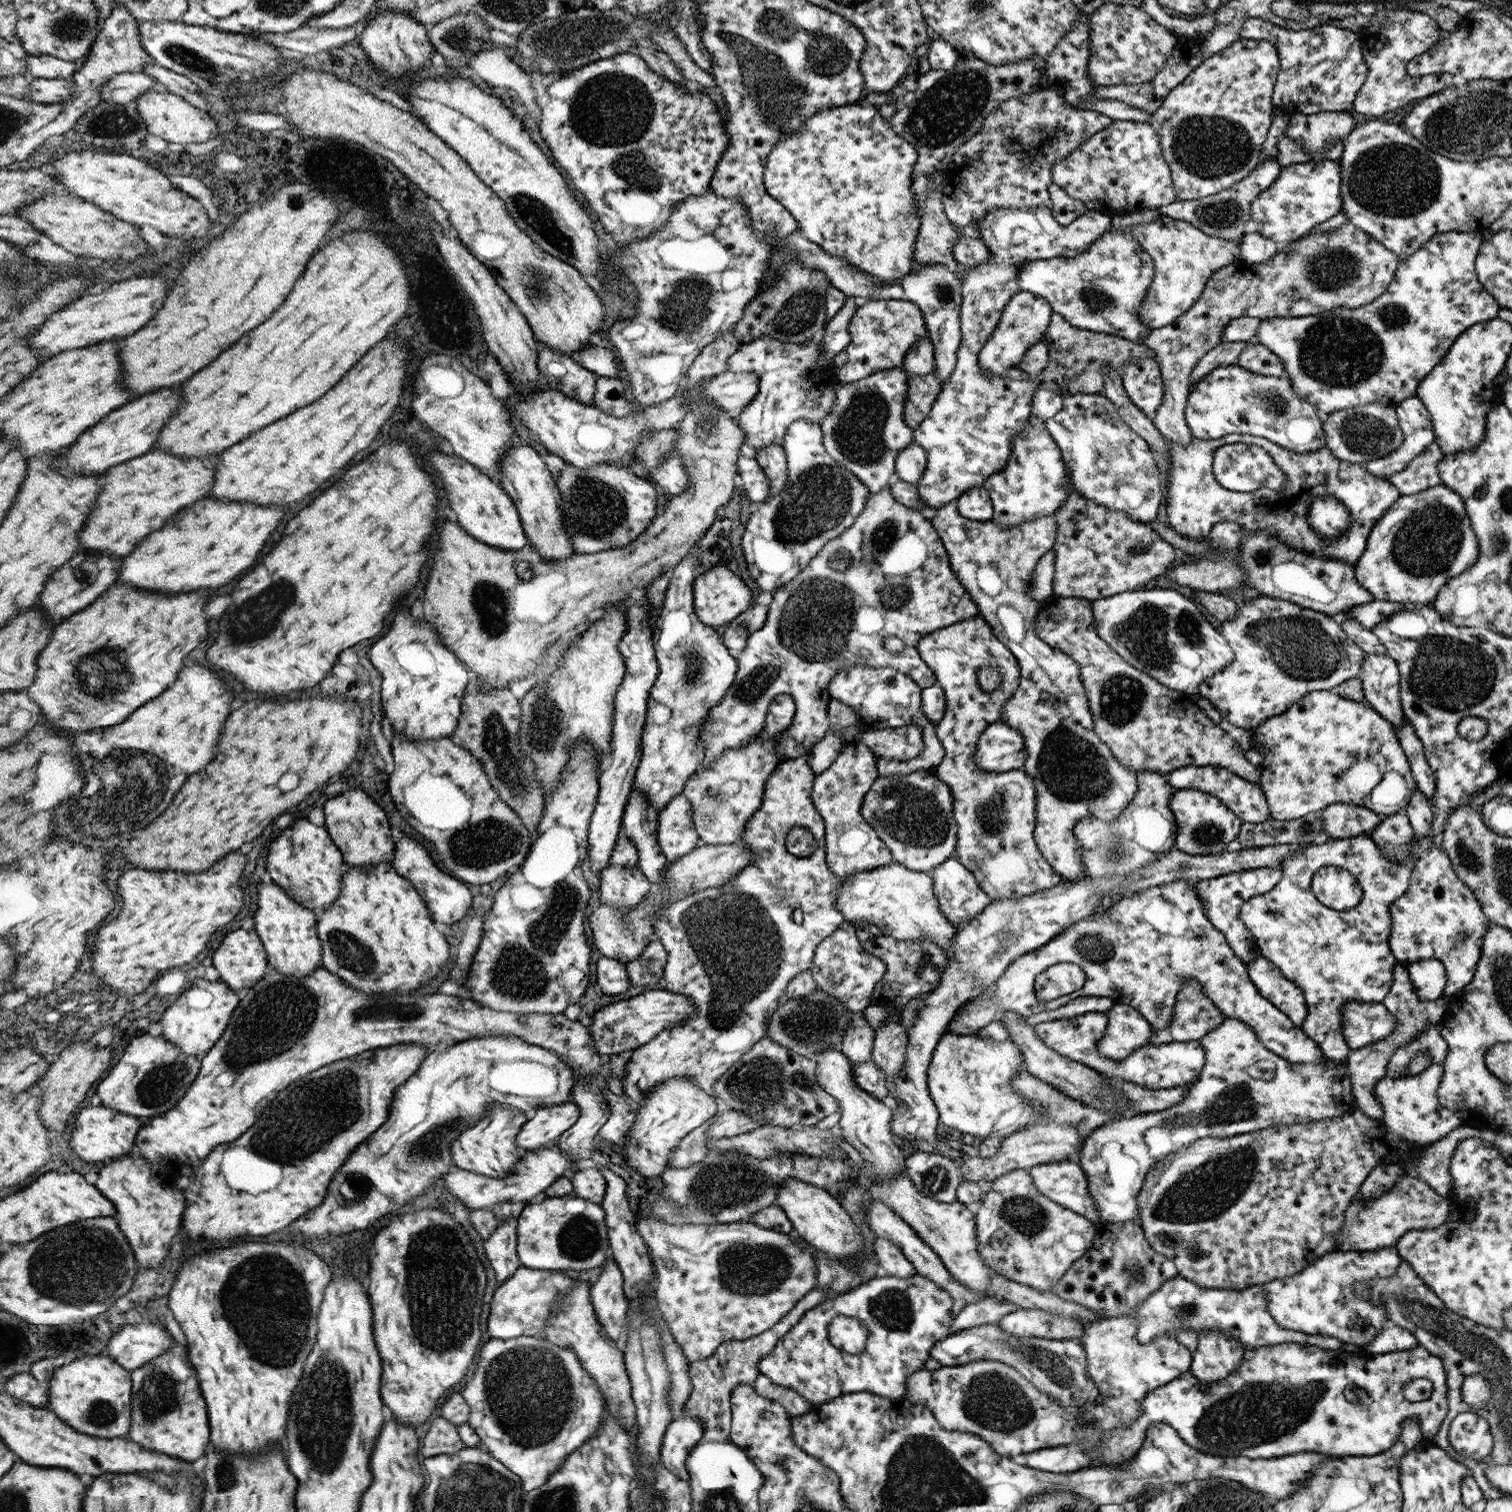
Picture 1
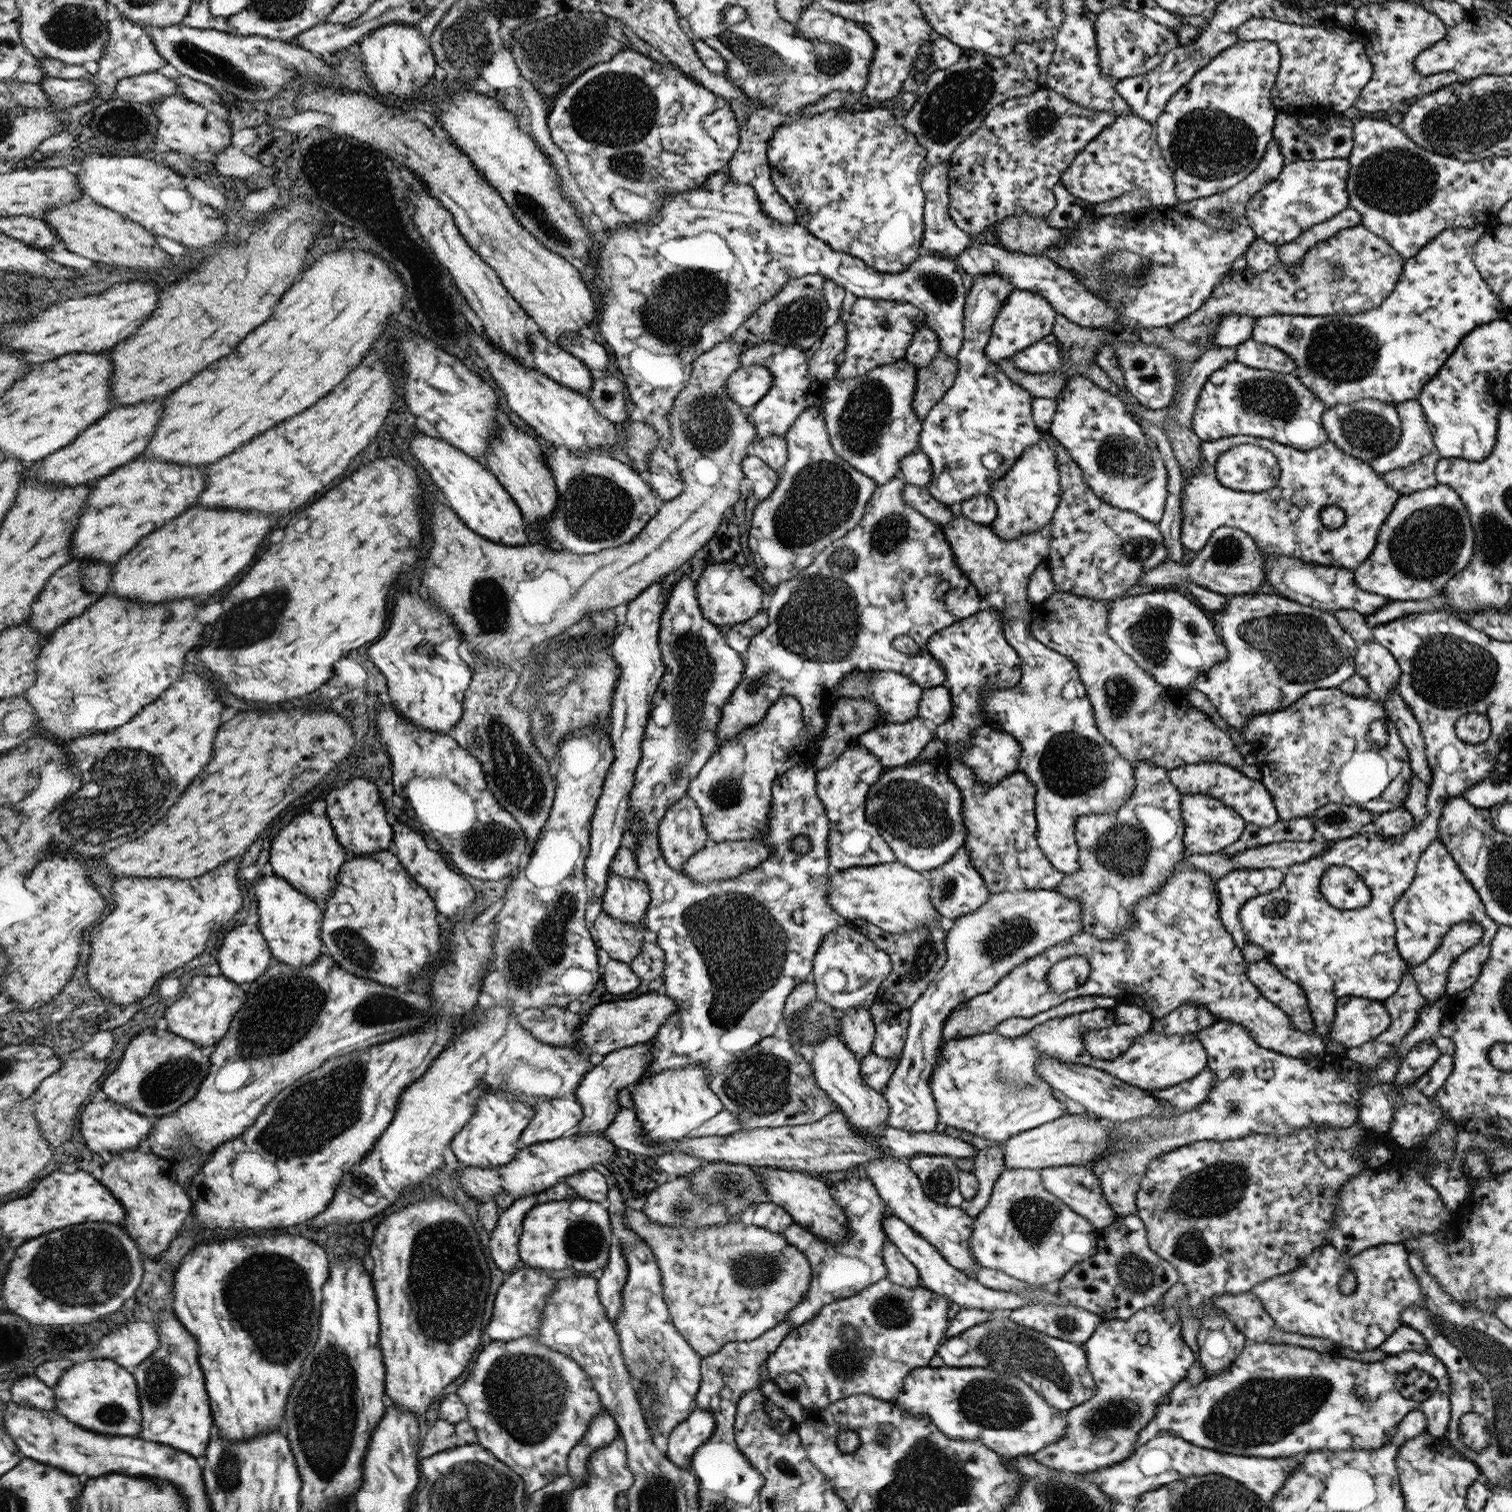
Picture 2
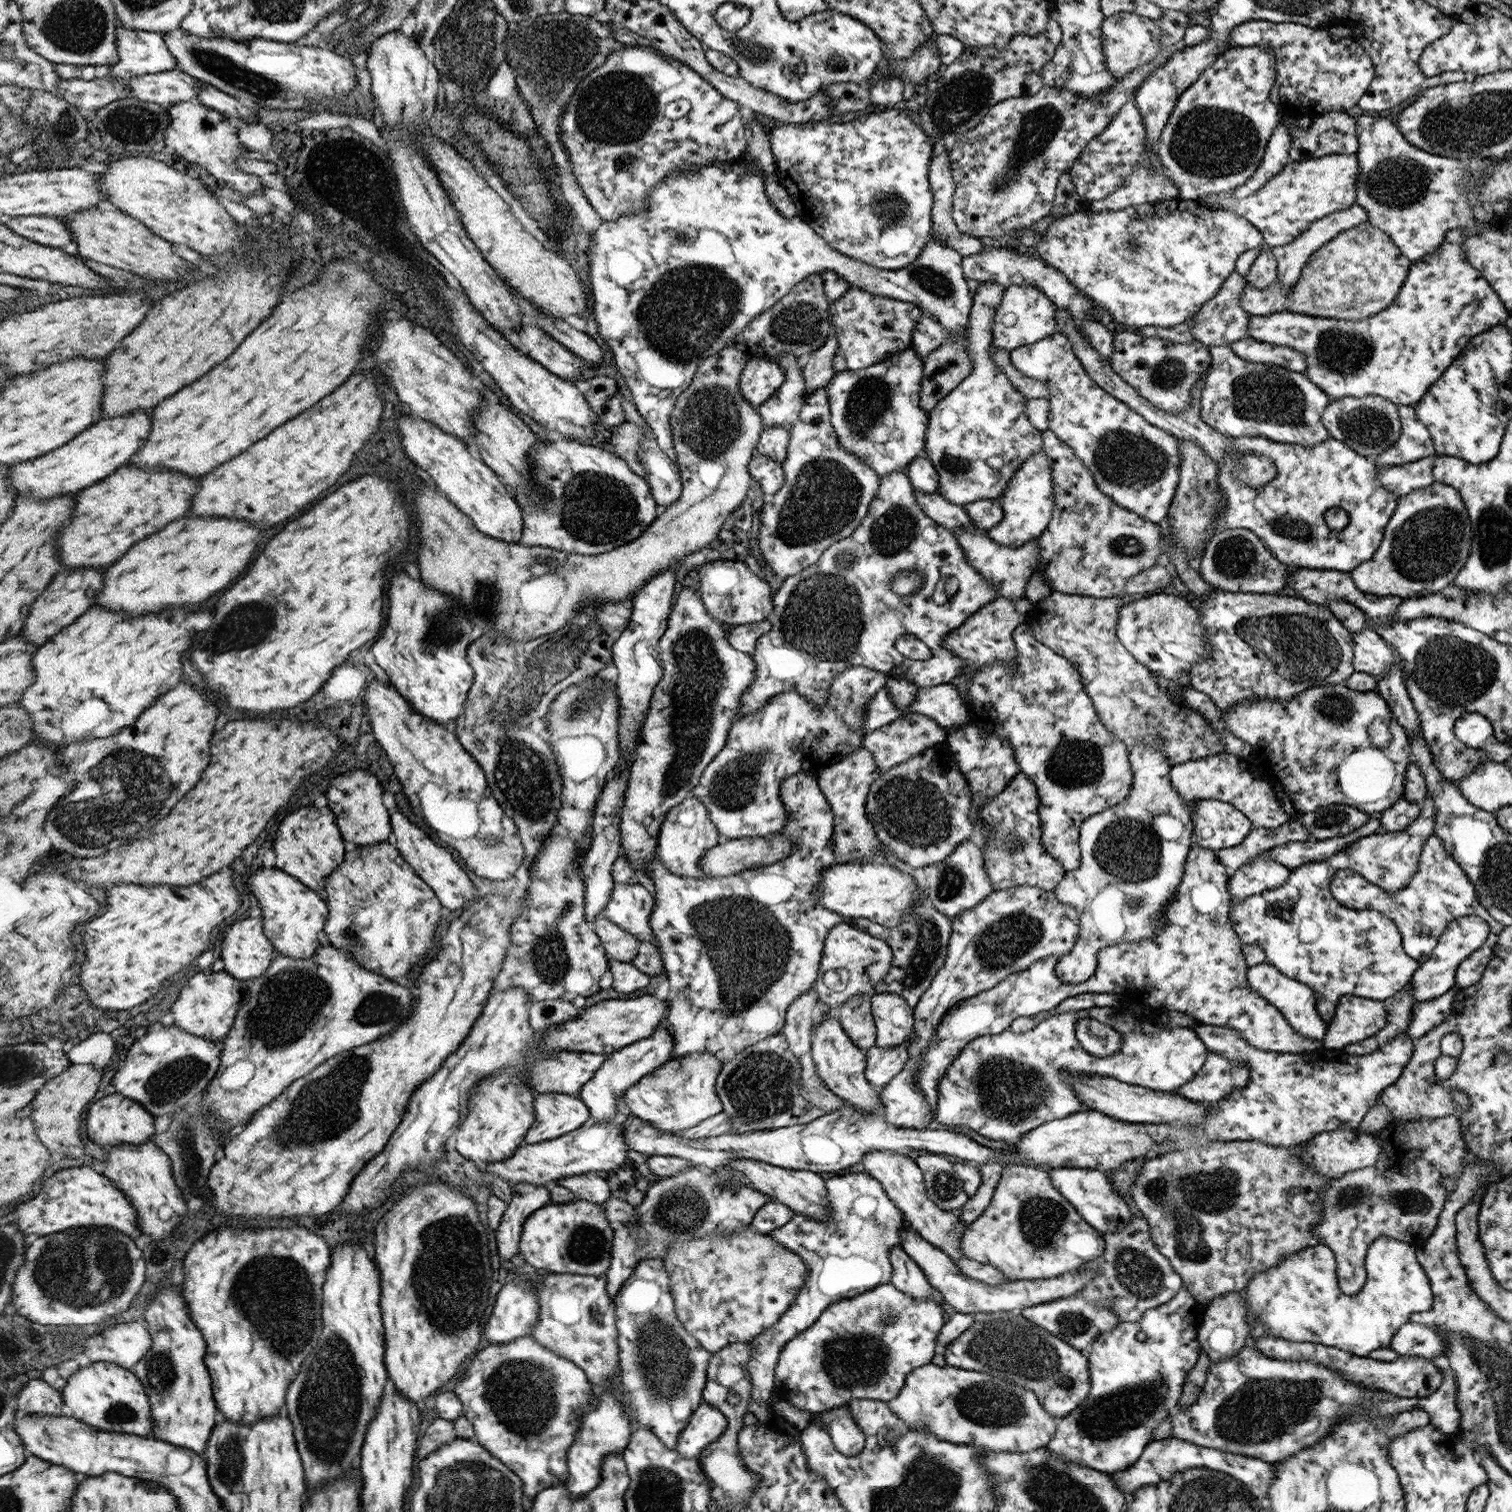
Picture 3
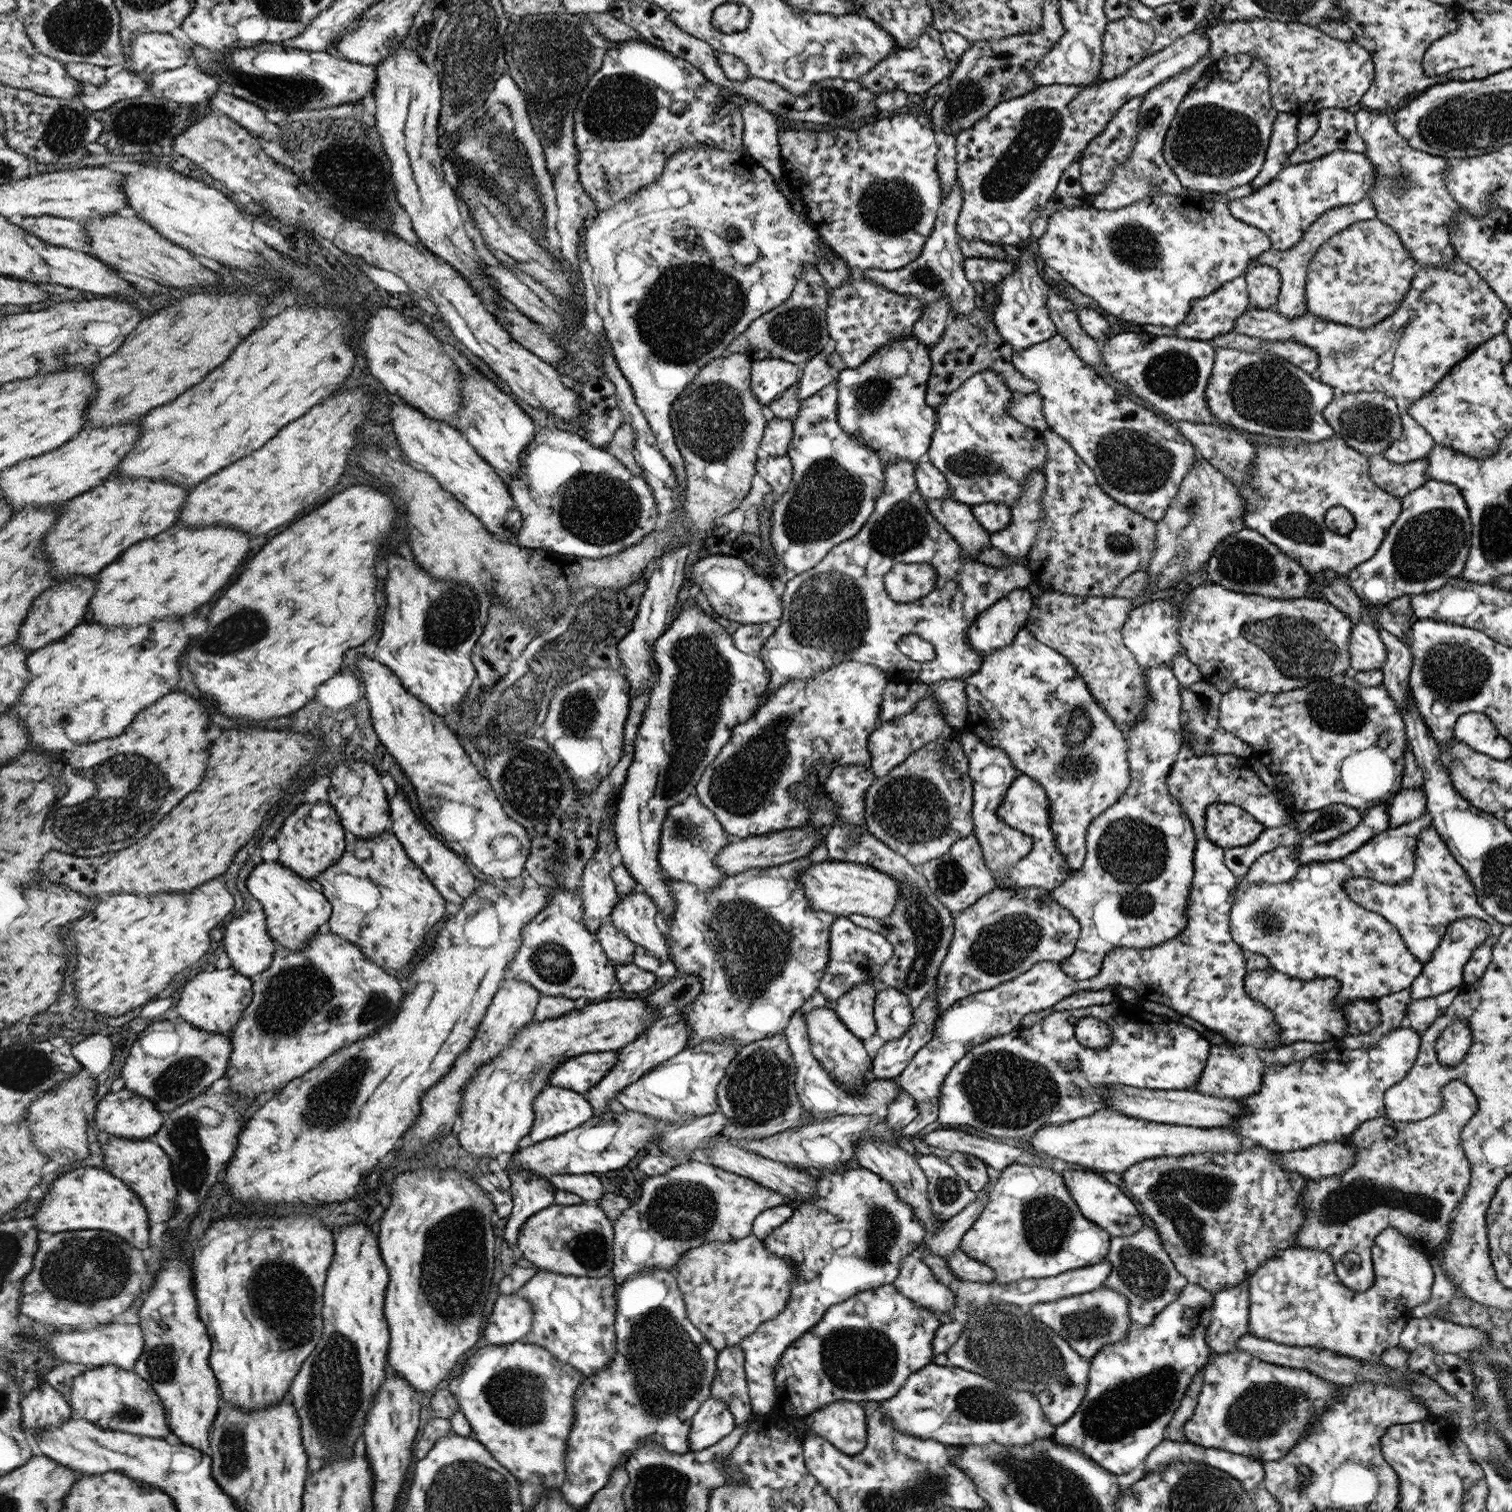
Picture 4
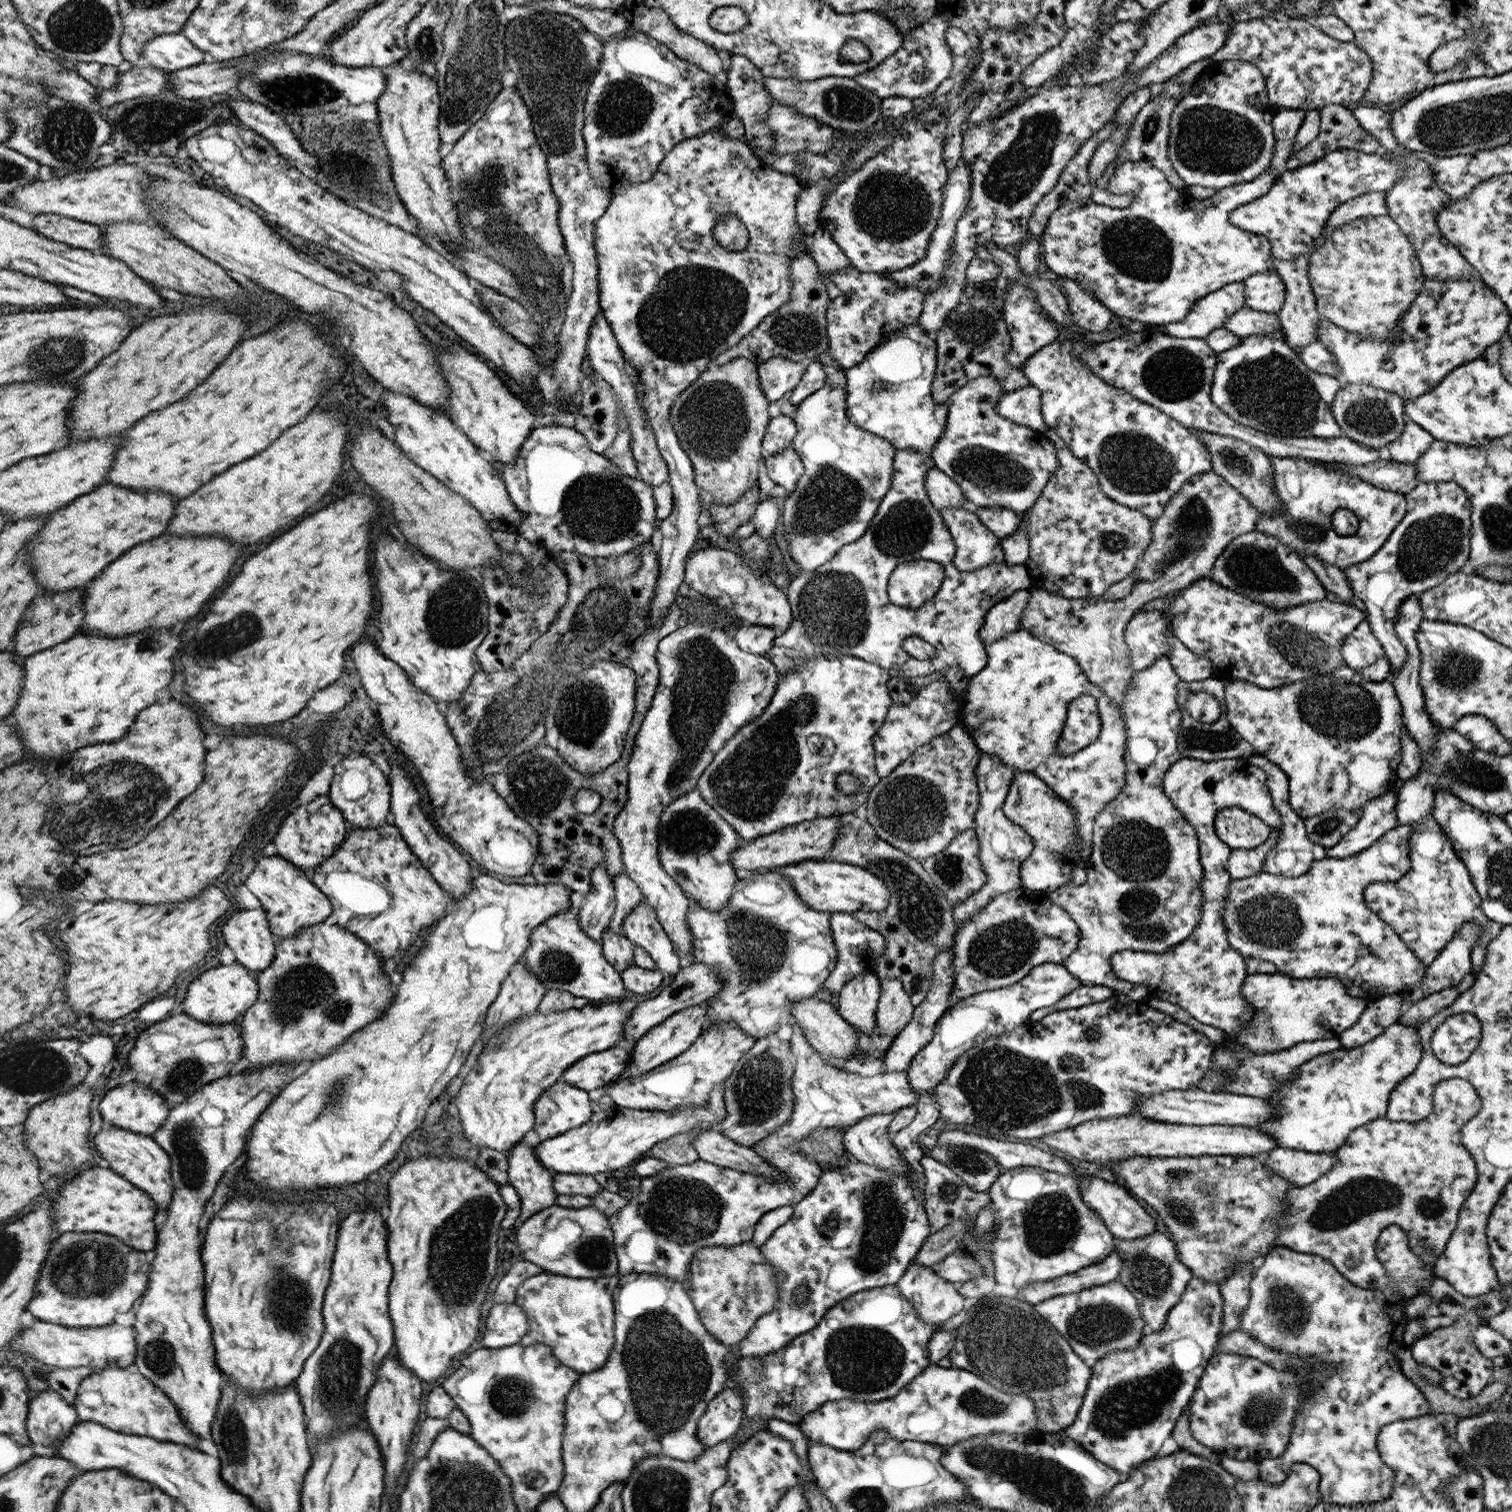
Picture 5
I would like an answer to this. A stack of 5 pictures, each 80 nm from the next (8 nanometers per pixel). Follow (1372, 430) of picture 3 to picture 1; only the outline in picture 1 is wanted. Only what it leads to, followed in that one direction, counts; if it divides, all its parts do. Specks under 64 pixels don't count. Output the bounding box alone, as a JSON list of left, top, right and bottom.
[1323,403,1403,464]

